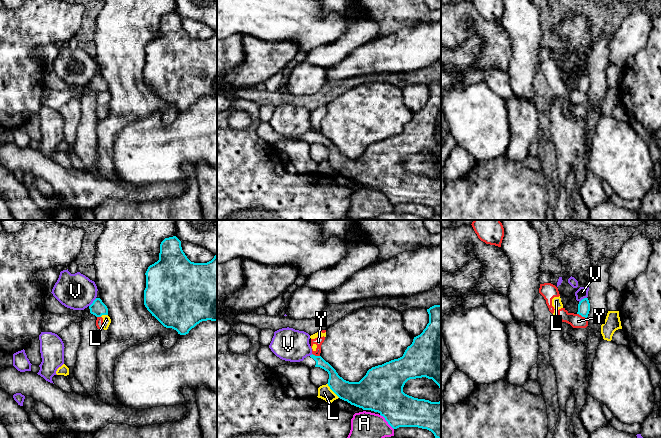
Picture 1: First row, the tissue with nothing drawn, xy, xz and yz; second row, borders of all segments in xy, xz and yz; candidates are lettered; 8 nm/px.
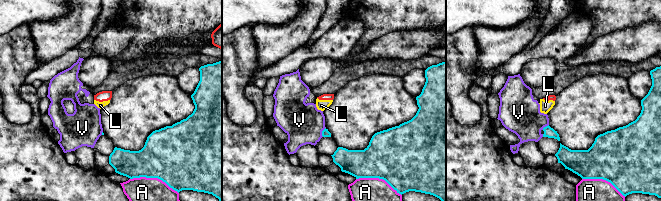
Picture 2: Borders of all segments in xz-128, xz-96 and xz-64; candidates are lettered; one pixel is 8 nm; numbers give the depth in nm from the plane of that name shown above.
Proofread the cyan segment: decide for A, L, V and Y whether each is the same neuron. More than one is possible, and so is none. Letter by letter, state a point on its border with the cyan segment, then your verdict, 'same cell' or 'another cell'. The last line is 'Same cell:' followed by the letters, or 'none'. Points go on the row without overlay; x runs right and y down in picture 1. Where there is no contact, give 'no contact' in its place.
A: xz (387, 197) | another cell
L: xz (332, 166) | another cell
V: xy (93, 78) | another cell
Y: yz (582, 92) | another cell
Same cell: none

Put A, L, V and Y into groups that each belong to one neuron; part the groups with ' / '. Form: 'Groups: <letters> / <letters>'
Groups: A / L Y / V

